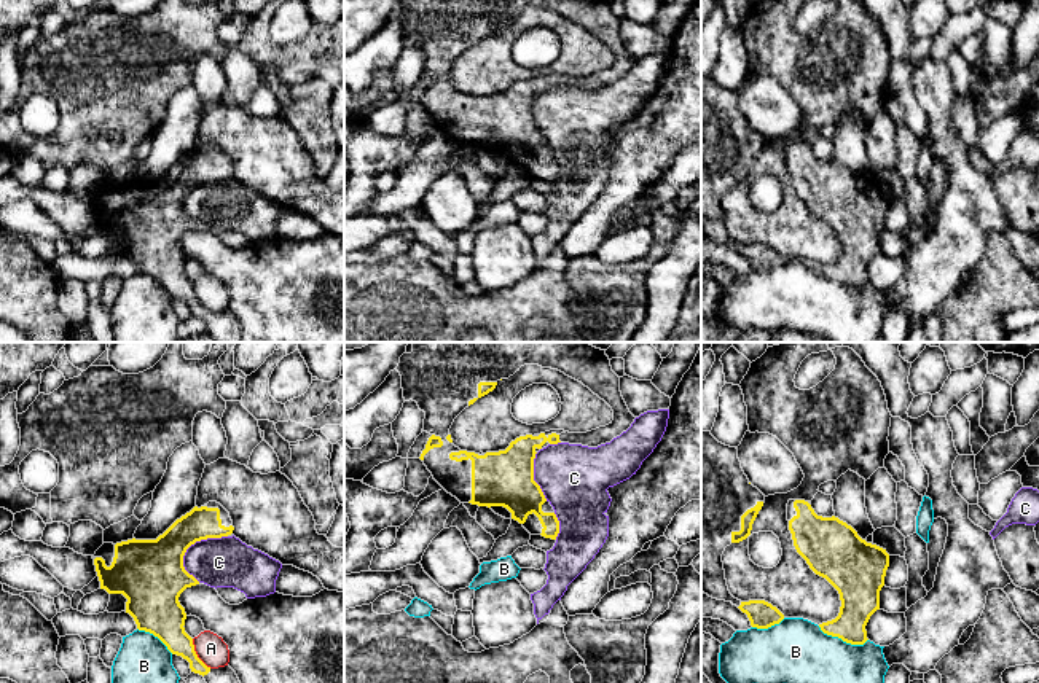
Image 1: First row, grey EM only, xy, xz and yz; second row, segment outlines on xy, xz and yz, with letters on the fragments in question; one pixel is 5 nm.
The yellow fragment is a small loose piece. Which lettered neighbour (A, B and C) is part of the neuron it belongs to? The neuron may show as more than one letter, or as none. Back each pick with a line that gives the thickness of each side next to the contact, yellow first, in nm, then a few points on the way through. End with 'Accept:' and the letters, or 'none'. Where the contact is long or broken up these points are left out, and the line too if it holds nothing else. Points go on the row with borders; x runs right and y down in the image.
Accept: none

